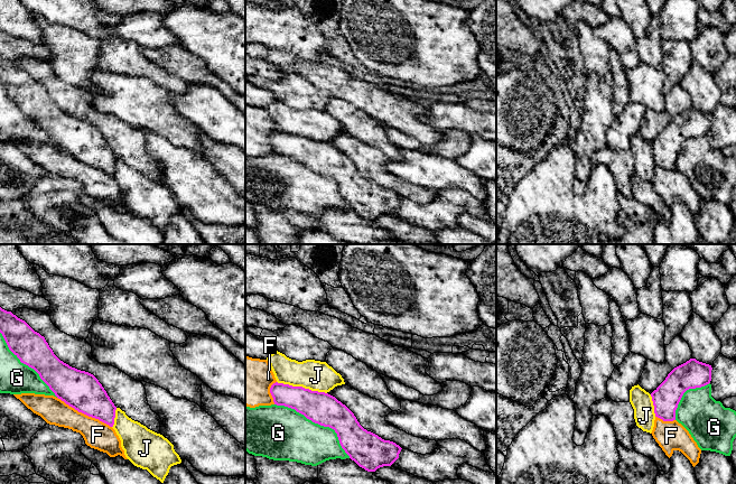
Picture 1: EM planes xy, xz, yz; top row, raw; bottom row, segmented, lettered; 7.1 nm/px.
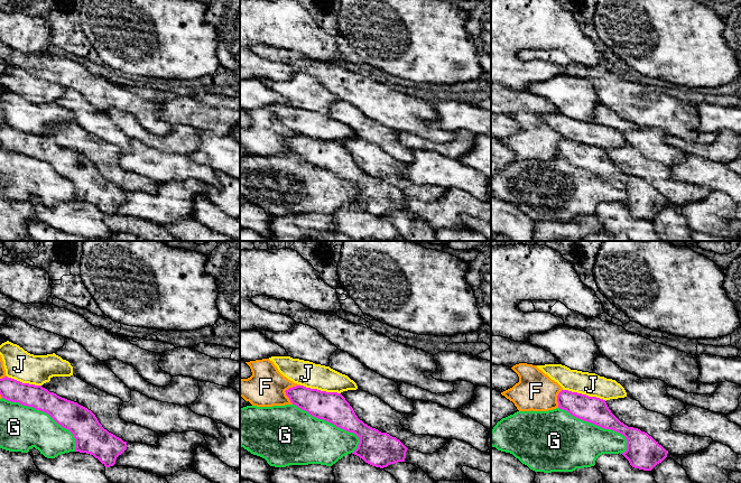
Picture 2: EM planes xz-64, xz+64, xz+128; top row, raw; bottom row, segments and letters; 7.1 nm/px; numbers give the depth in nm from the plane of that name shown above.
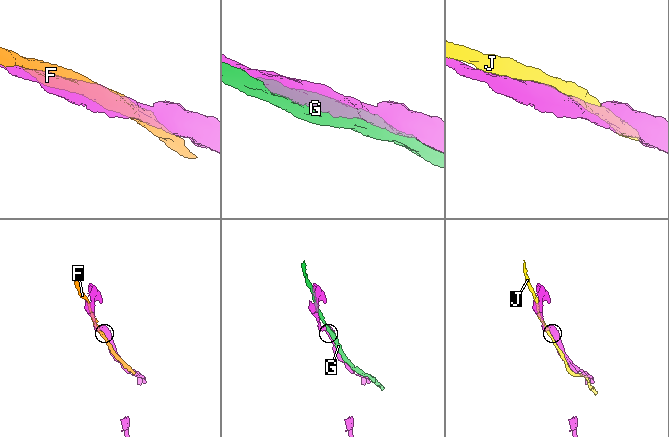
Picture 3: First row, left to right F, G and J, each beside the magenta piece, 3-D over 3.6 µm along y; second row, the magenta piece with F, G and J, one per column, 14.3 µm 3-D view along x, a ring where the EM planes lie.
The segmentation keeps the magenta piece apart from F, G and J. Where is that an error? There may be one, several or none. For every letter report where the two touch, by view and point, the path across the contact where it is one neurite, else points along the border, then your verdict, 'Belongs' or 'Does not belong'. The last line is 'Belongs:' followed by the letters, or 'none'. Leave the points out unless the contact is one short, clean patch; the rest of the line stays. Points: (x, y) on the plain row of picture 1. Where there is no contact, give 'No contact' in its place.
F: Touches magenta at xy (84, 163). Does not belong
G: Touches magenta at xz (318, 173). Does not belong
J: Touches magenta at xz (301, 136). Does not belong
Belongs: none

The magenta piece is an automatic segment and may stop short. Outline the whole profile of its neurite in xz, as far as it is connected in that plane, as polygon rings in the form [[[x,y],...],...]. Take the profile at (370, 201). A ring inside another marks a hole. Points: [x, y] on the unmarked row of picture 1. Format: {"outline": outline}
{"outline": [[[278,131],[271,134],[270,142],[274,153],[295,158],[313,171],[334,178],[345,202],[365,220],[391,215],[399,207],[399,194],[364,178],[335,146]]]}

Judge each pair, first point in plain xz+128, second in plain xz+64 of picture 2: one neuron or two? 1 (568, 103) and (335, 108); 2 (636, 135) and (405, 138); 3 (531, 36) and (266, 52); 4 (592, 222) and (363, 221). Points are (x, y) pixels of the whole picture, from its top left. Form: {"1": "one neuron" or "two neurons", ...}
{"1": "two neurons", "2": "two neurons", "3": "two neurons", "4": "two neurons"}

